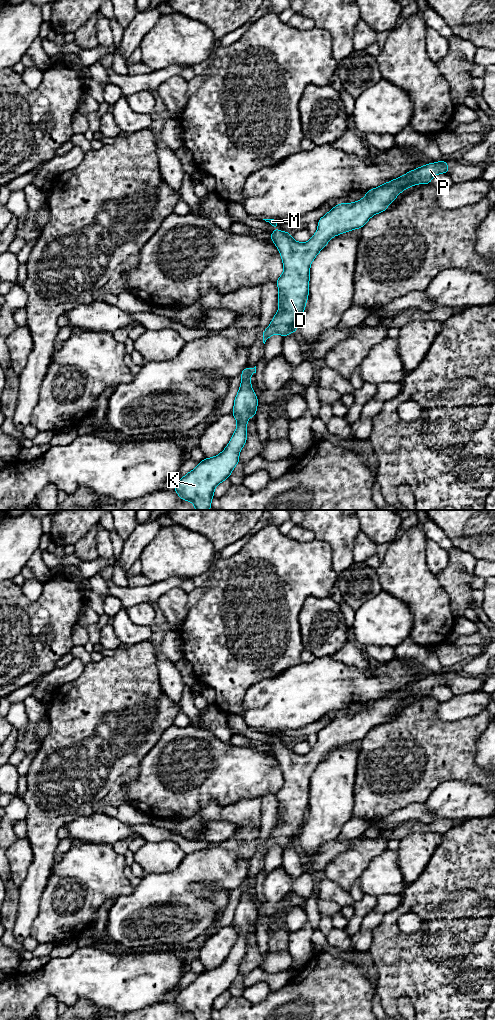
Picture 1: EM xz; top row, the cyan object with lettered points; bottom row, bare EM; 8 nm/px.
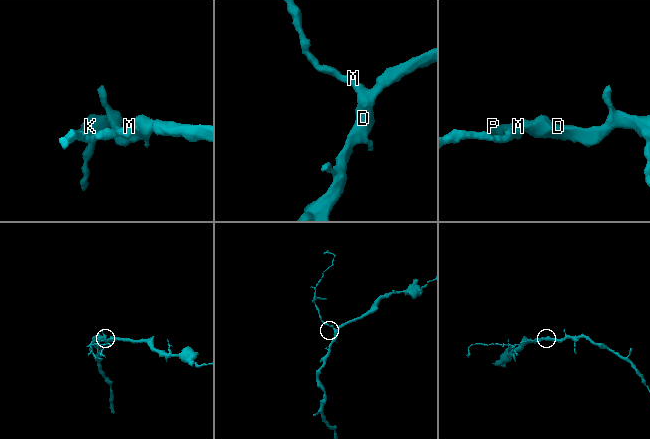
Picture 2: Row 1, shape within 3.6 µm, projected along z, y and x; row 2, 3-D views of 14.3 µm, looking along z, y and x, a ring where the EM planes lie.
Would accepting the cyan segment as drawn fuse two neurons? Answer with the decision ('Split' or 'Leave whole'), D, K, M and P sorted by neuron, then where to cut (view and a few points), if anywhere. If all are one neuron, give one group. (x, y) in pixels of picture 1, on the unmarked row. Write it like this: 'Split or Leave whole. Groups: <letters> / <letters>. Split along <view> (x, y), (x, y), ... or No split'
Leave whole. Groups: D K M P. No split

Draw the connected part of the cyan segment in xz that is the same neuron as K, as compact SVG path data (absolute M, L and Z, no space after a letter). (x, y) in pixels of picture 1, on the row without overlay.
M256 878L246 879L241 884L241 897L232 923L237 941L227 959L219 967L201 973L179 992L174 1001L182 1012L192 1014L195 1020L211 1020L215 999L228 991L239 975L239 965L247 952L247 932L256 928L258 917L257 908L251 899L250 887L253 885L256 885Z

